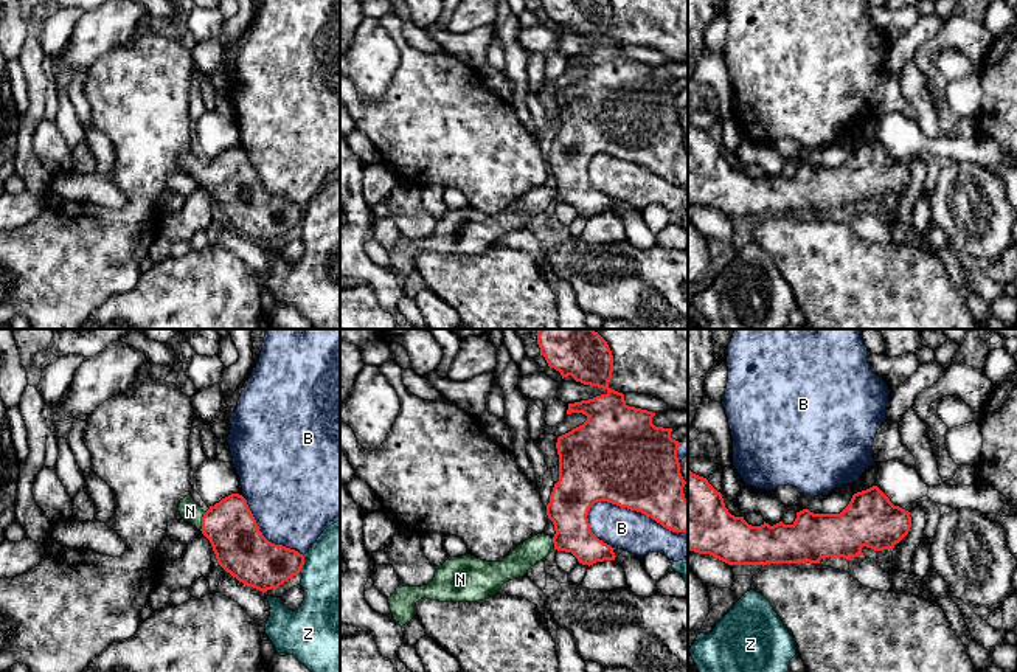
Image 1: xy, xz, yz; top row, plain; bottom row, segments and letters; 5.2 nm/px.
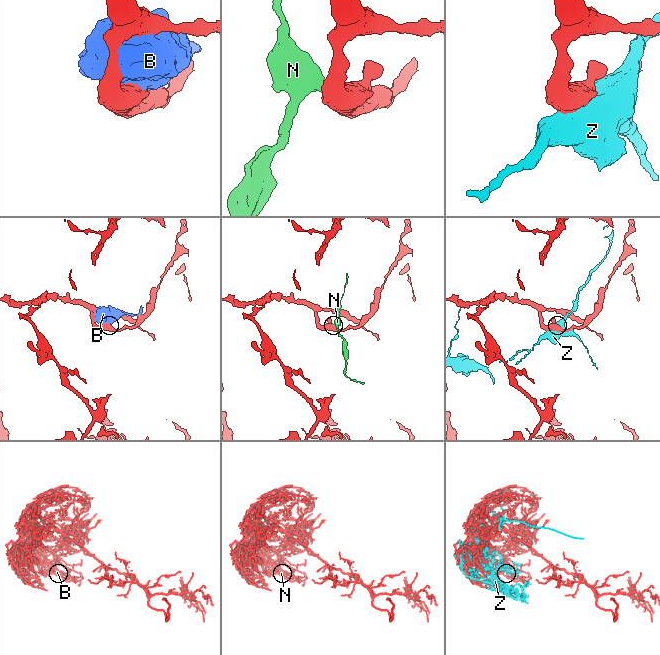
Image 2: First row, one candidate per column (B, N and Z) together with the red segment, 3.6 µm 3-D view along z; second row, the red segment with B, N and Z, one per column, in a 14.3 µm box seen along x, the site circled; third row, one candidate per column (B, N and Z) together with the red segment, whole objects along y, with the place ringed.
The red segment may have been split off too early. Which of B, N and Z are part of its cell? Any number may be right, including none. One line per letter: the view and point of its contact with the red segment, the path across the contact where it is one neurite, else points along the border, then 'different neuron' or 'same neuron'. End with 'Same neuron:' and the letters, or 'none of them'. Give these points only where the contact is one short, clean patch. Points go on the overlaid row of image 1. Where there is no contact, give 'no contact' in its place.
B: xz (635, 509) | different neuron
N: xy (202, 522) | across xy (241, 550), (215, 523), (202, 522), (190, 511) | same neuron
Z: xy (303, 564) | different neuron
Same neuron: N

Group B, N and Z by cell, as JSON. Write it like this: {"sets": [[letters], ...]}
{"sets": [["B"], ["N"], ["Z"]]}

